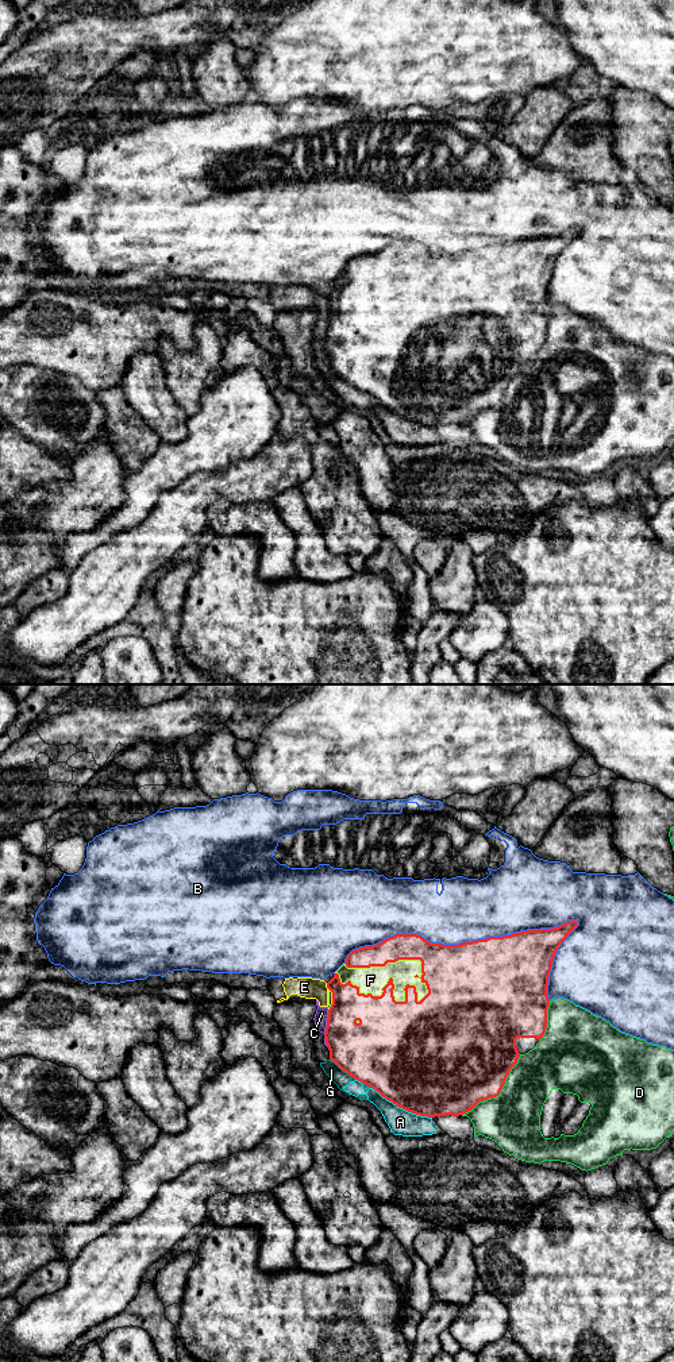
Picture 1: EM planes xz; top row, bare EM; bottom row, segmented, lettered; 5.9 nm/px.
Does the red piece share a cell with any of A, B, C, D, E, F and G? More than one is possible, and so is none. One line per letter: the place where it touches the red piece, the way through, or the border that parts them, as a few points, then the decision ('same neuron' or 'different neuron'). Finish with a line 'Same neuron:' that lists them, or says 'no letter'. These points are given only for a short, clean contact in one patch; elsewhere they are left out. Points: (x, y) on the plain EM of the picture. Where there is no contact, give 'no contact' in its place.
A: contact xz (401, 416); different neuron
B: contact xz (459, 253); different neuron
C: contact xz (327, 331); border xz (328, 319), (323, 342); different neuron
D: contact xz (500, 400); different neuron
E: contact xz (327, 294); border xz (326, 292), (328, 297); different neuron
F: contact xz (392, 292); same neuron
G: contact xz (343, 379); border xz (330, 367), (355, 388); different neuron
Same neuron: F

